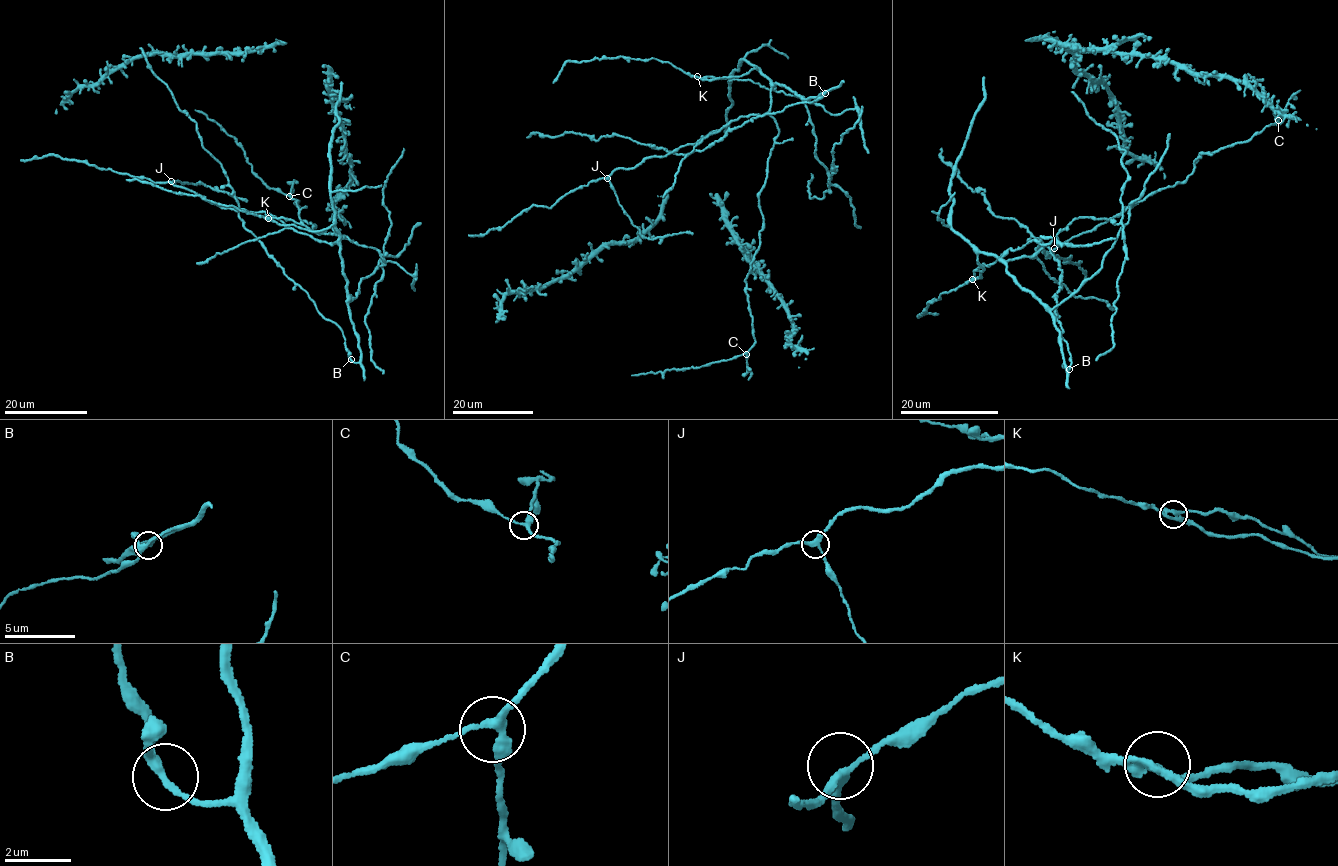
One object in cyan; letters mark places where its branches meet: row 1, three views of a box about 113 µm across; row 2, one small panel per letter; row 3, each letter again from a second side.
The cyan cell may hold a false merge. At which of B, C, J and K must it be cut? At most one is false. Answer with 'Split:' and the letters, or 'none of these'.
Split: K

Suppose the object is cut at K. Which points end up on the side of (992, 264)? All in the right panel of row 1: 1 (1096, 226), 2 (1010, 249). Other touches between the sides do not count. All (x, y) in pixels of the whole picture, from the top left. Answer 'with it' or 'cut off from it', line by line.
1: cut off from it
2: with it

